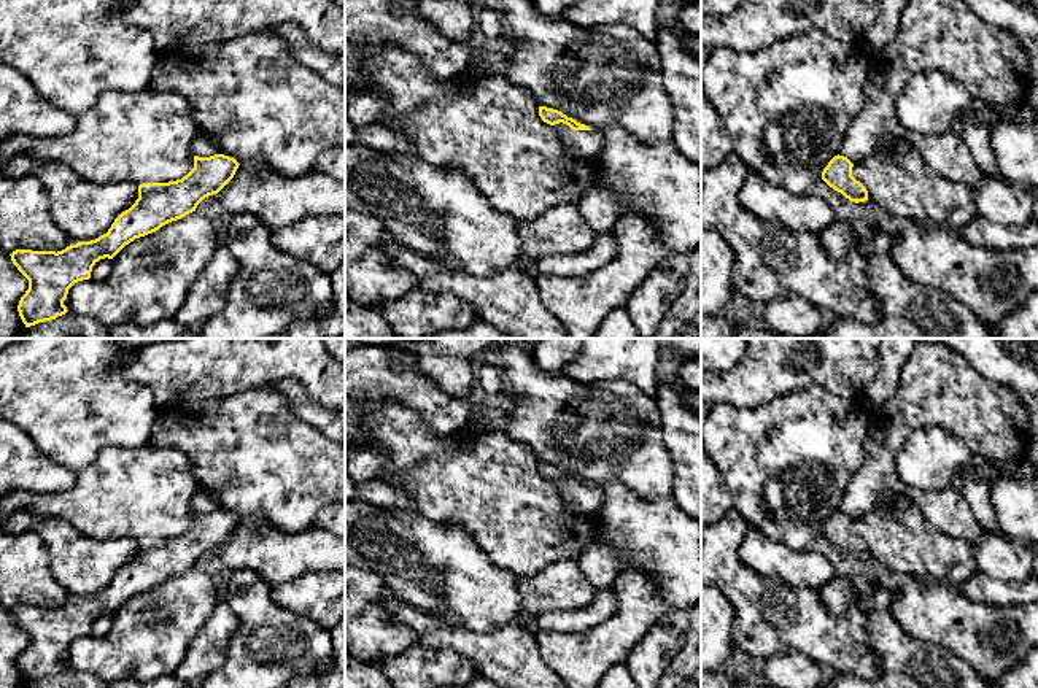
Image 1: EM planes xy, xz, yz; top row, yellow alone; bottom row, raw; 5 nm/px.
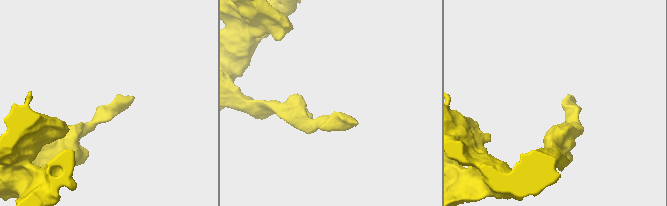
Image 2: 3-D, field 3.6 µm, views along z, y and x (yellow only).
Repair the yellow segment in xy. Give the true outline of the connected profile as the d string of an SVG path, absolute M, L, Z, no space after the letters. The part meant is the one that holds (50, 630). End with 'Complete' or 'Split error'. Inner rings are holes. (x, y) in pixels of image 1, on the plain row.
M199 489L191 501L194 524L176 537L143 539L138 555L122 567L107 589L91 597L78 597L62 607L16 605L11 616L29 636L17 667L25 683L56 675L68 666L64 661L68 645L91 634L100 615L113 615L135 594L196 567L208 551L218 550L235 531L238 518L224 512L215 499Z. Split error

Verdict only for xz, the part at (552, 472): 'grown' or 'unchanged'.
grown

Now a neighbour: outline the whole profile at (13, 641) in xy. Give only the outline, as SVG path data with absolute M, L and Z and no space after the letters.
M0 607L0 688L25 685L17 661L29 645L29 636L13 620L10 609Z

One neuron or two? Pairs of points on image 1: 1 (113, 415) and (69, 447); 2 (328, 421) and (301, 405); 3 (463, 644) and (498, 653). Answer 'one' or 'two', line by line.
1: one
2: one
3: one

